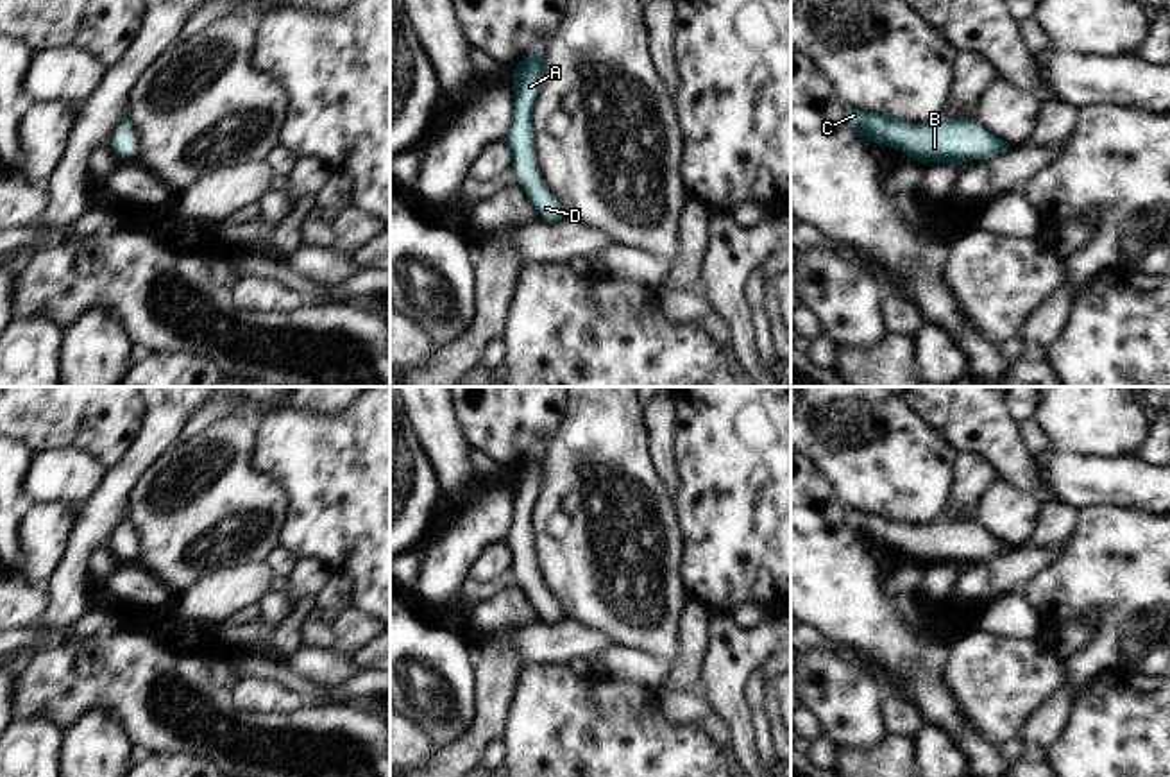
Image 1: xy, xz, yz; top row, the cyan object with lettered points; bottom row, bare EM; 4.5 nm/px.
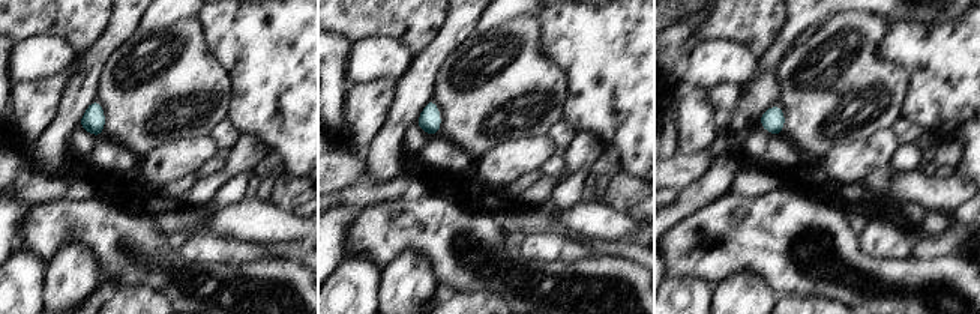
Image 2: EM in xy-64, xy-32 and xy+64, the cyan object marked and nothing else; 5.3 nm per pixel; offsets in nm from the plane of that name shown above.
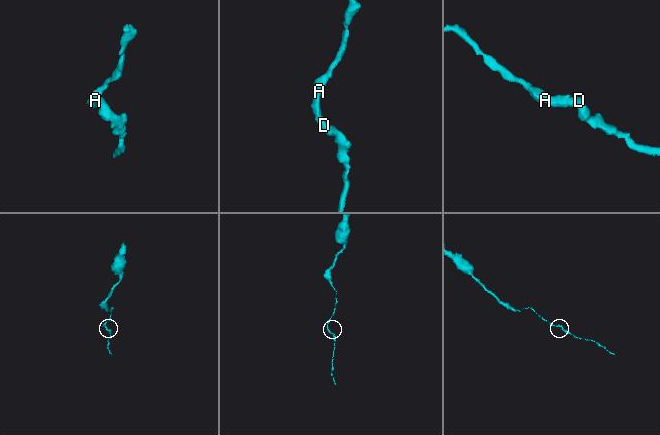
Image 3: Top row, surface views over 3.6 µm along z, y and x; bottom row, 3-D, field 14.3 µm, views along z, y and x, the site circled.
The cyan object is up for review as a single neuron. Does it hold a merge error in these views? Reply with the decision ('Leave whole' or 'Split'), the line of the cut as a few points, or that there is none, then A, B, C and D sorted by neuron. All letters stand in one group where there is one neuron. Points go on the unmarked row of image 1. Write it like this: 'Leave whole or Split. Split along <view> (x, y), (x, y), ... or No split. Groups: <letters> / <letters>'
Leave whole. No split. Groups: A B C D

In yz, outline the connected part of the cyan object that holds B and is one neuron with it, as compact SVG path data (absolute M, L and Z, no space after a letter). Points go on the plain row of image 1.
M844 507L848 526L869 544L907 553L921 568L928 564L966 566L973 559L989 560L1007 551L1009 546L988 532L980 532L977 517L928 525L911 525L882 514Z

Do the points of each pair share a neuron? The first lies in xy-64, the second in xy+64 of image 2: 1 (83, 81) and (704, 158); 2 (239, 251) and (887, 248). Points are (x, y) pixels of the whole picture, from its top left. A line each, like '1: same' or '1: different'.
1: different
2: same

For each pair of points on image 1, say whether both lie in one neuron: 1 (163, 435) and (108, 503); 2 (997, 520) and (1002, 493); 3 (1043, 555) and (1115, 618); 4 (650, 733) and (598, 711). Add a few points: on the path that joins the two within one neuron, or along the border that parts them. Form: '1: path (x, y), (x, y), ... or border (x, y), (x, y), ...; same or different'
1: path (145, 452), (115, 486); same
2: path (1002, 512), (1002, 500); same
3: border (1065, 545), (1022, 589); different
4: path (637, 733), (619, 733), (610, 724); same

